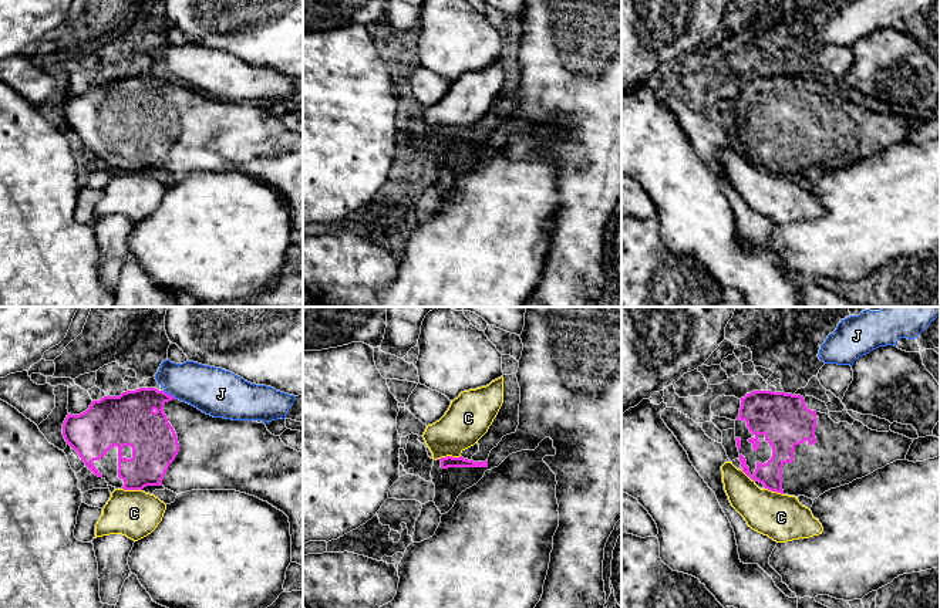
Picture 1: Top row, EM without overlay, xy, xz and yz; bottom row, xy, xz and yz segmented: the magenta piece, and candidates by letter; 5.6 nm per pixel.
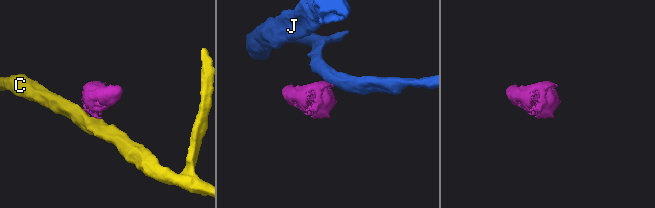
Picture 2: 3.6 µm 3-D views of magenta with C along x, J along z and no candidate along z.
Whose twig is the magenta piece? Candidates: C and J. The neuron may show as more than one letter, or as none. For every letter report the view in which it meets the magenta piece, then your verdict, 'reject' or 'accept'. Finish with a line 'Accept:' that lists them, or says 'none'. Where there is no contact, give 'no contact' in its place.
C: xz | reject
J: xy | reject
Accept: none

